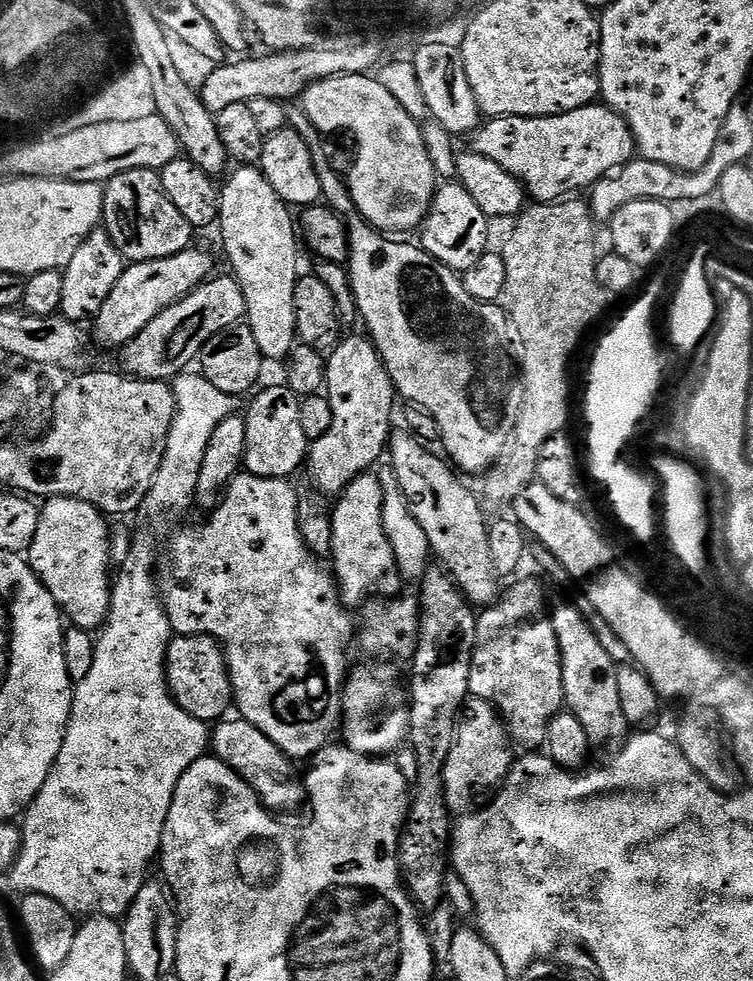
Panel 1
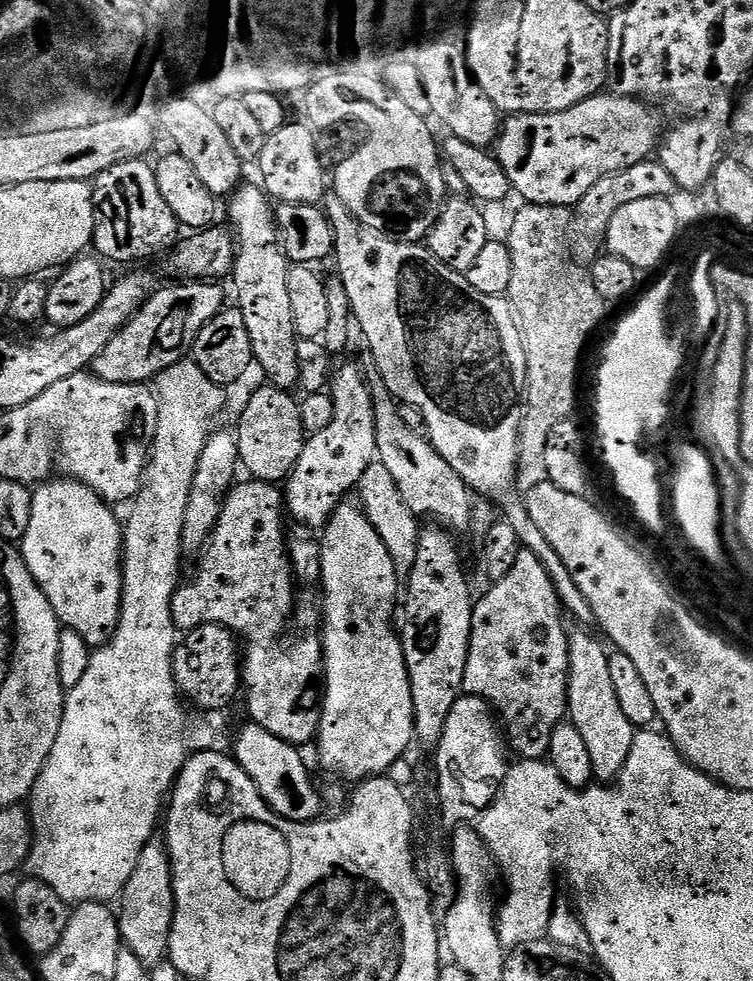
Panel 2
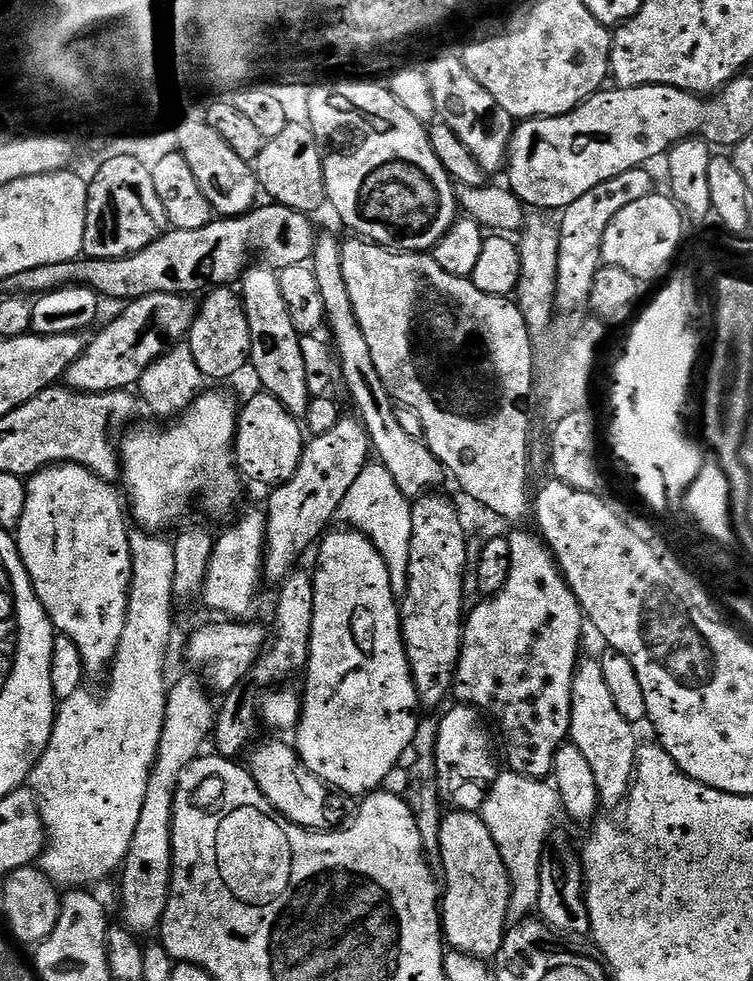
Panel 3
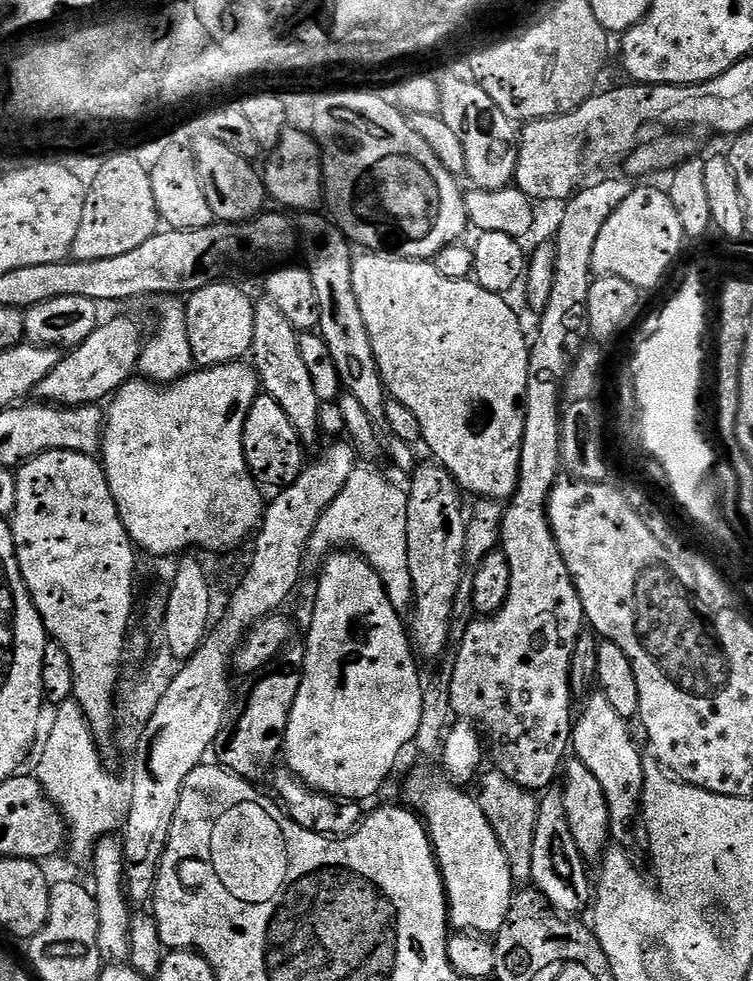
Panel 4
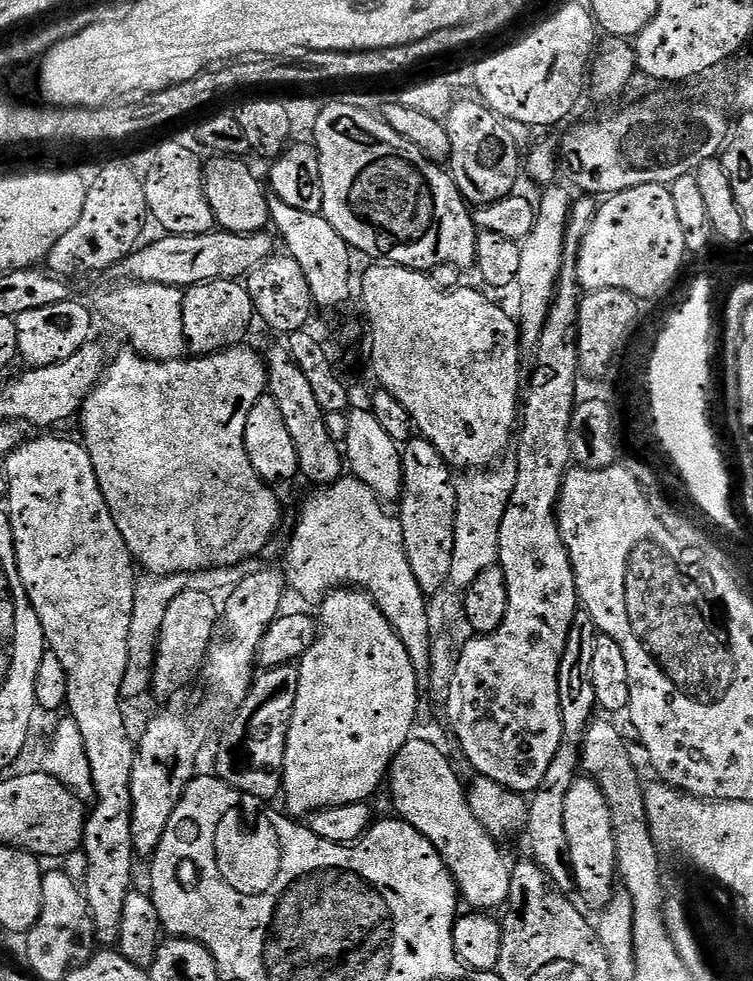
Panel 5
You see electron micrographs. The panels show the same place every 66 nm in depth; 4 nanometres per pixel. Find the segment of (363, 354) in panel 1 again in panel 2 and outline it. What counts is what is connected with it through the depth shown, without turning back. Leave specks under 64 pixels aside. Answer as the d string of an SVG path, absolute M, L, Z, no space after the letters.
M344 364L335 369L330 380L330 395L334 402L334 422L326 426L326 430L311 433L304 441L304 449L294 466L292 475L286 481L286 512L297 525L304 525L313 530L323 529L340 504L345 503L348 491L359 485L362 474L374 463L377 463L376 434L374 432L374 406L372 392L368 389L368 381L359 367Z

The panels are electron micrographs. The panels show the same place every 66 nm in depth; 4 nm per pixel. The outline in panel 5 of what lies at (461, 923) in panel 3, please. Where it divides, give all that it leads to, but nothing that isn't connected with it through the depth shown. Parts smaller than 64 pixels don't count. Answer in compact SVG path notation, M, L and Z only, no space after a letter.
M413 736L392 760L388 787L397 817L414 826L438 850L455 878L461 899L474 910L496 910L508 900L511 867L502 856L495 837L474 818L462 786L447 756L432 742Z

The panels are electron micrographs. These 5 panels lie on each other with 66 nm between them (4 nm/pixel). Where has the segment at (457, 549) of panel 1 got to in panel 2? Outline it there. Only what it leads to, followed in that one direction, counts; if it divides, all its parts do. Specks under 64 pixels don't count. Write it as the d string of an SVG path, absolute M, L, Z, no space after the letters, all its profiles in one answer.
M368 362L363 365L364 379L368 381L368 389L372 392L374 406L374 432L376 434L376 454L378 462L386 466L390 478L394 478L394 486L398 486L398 494L402 494L402 502L417 518L429 516L429 521L443 526L453 533L467 533L471 526L473 493L460 475L438 454L432 441L414 434L406 422L402 422L400 404L390 394L382 374L376 365Z

